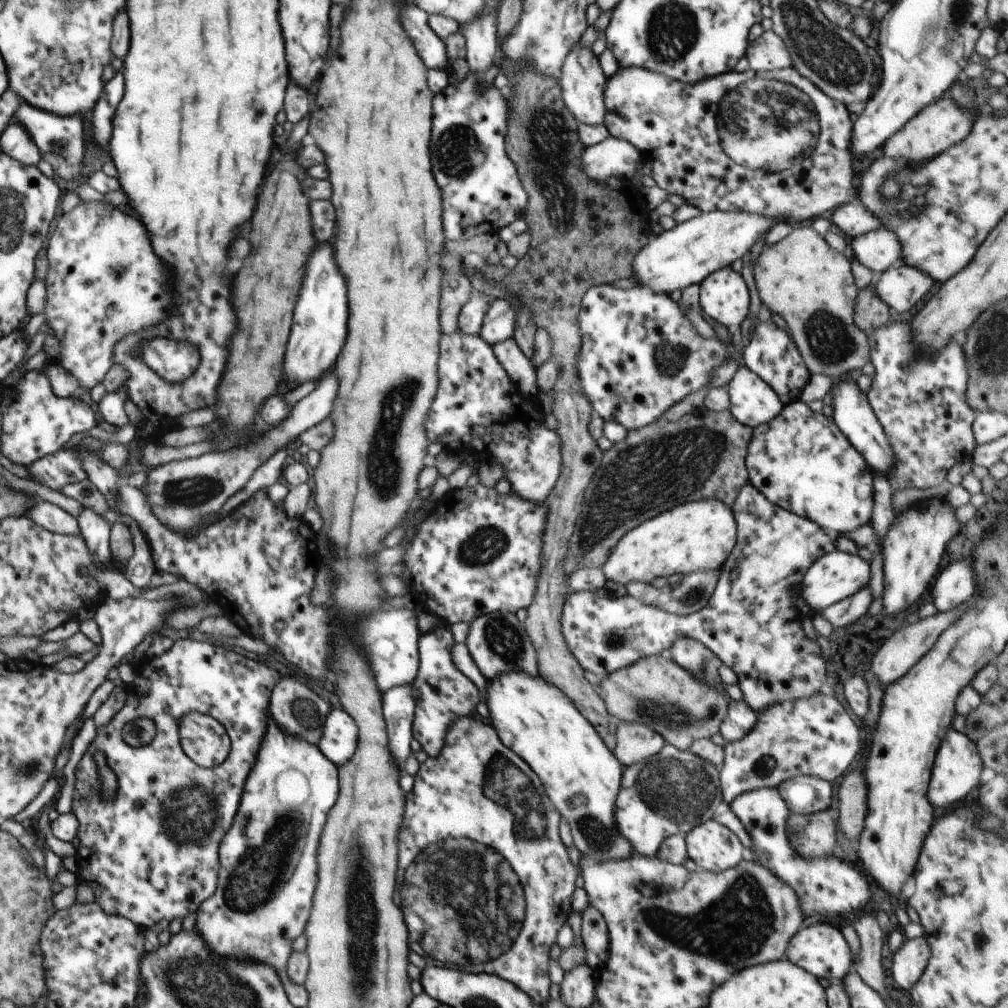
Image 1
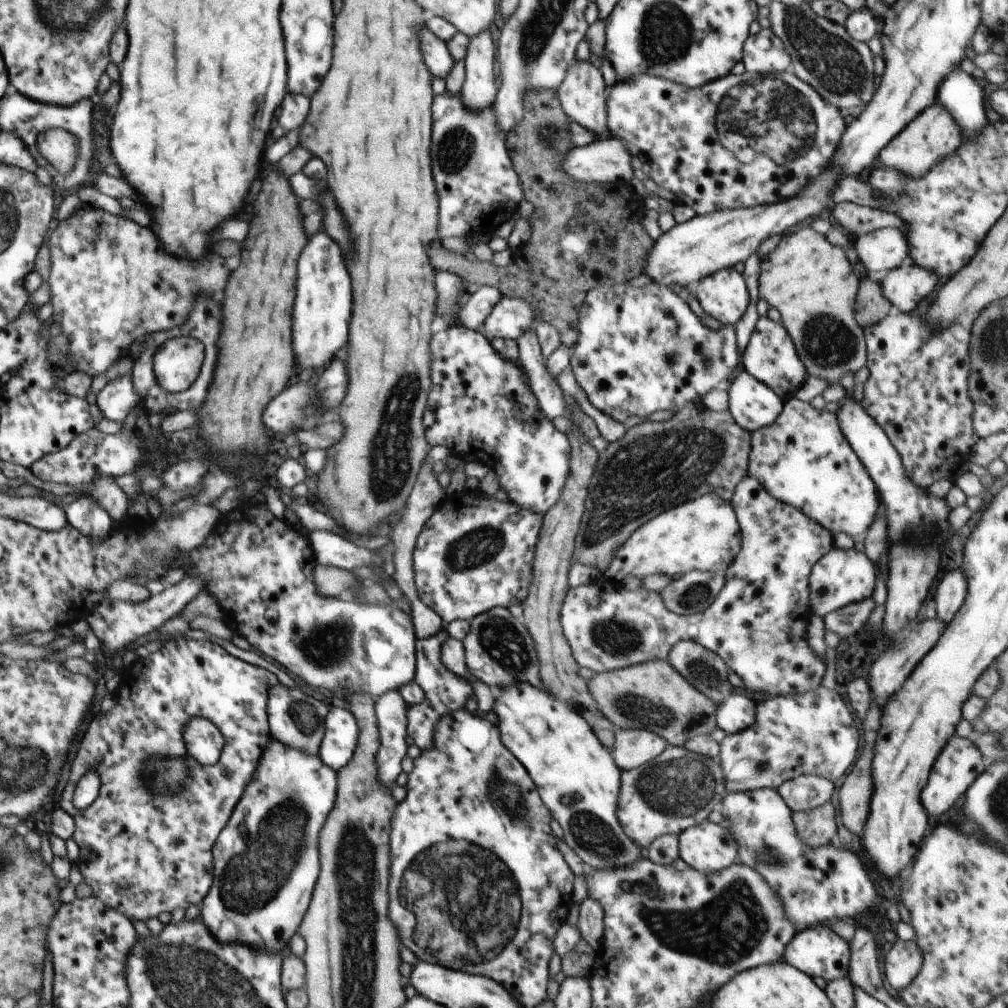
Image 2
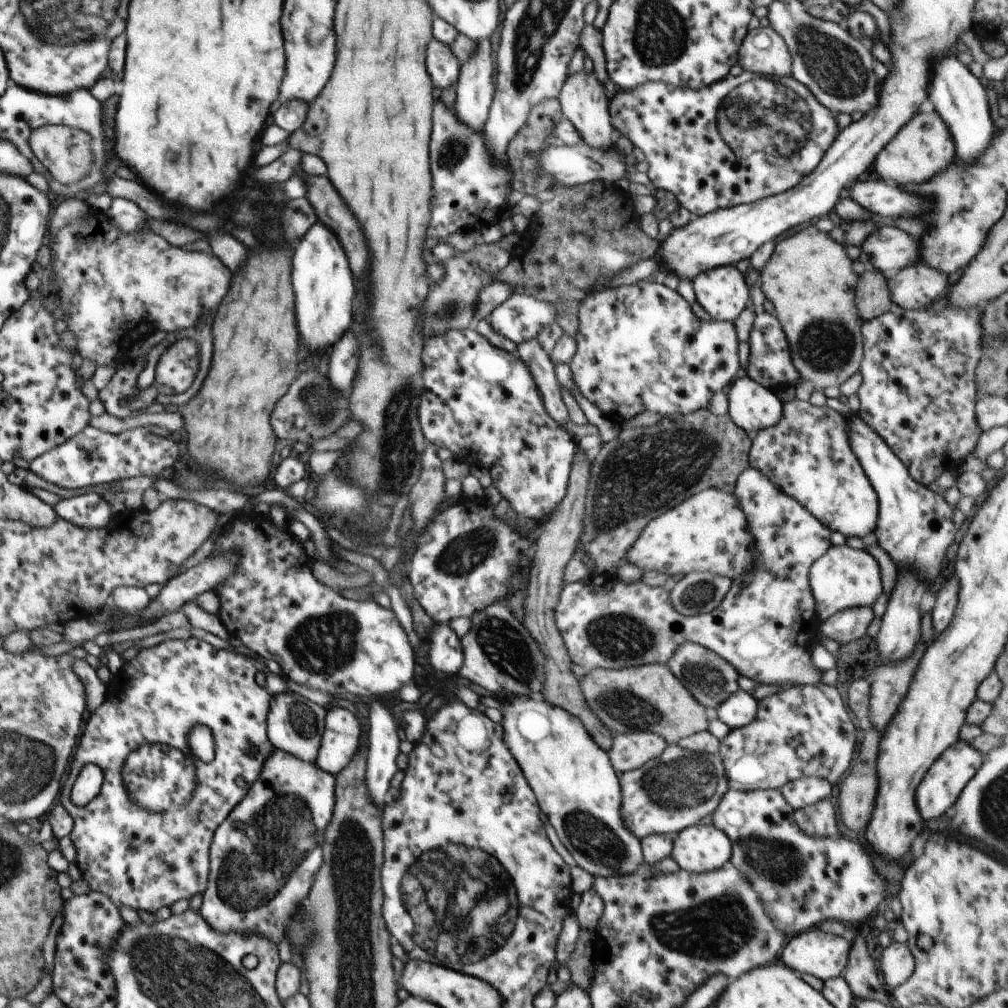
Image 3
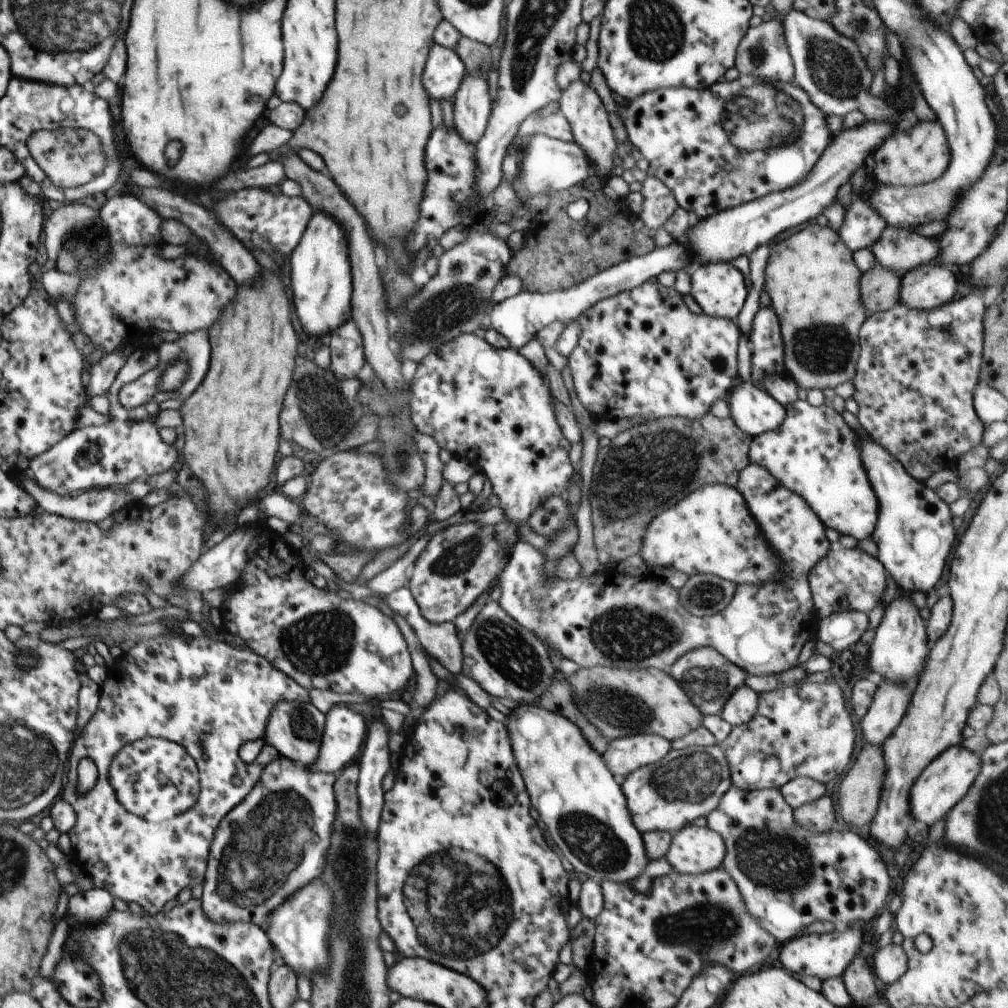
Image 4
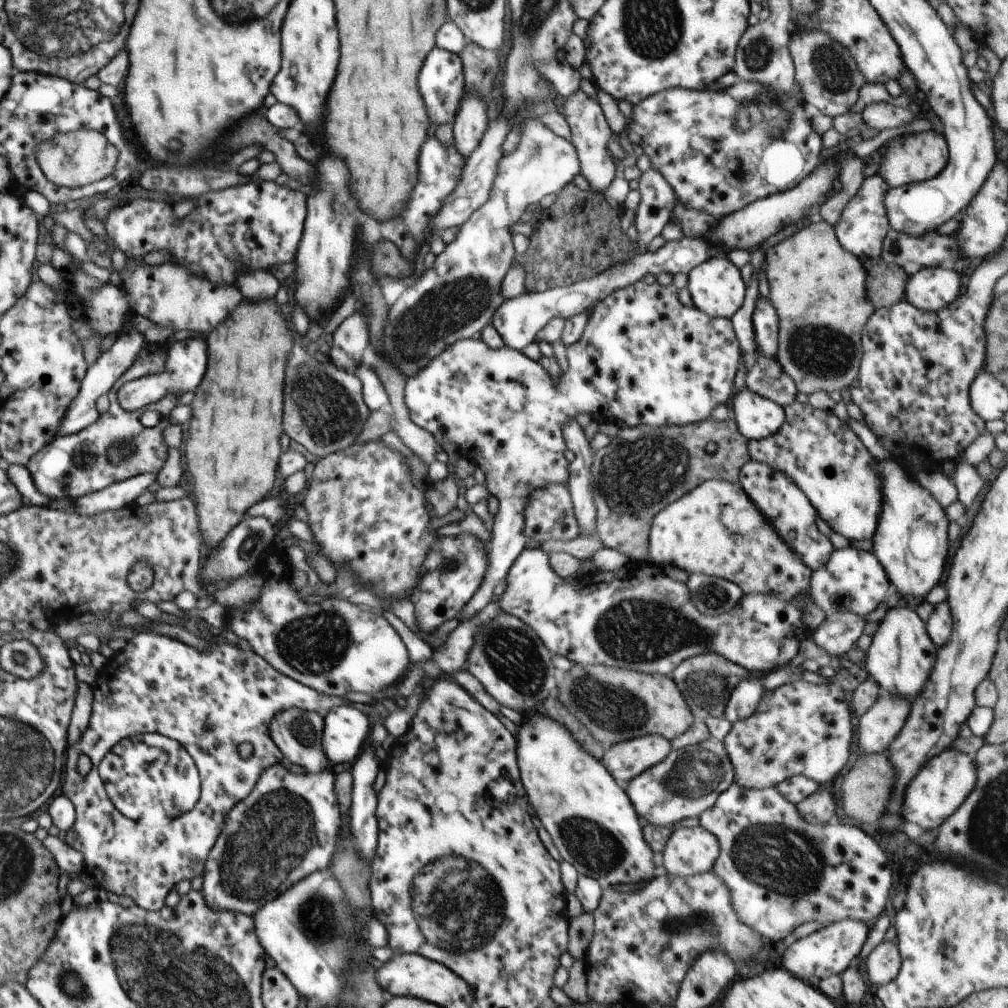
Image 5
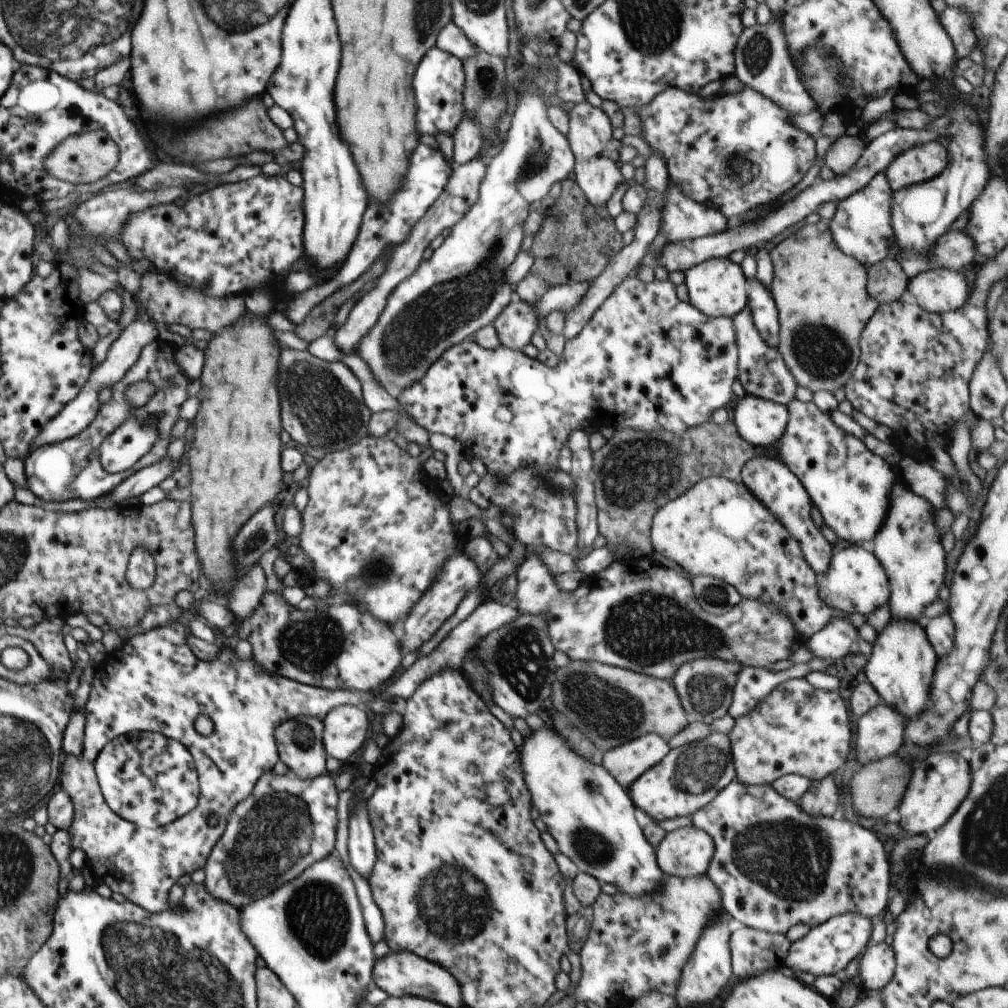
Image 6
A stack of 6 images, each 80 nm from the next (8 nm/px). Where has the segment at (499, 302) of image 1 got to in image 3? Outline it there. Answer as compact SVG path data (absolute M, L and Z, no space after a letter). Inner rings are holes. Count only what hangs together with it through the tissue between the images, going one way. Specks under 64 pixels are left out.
M512 293L489 314L487 321L494 331L518 346L536 337L545 324L554 323L556 313L557 306L549 301Z

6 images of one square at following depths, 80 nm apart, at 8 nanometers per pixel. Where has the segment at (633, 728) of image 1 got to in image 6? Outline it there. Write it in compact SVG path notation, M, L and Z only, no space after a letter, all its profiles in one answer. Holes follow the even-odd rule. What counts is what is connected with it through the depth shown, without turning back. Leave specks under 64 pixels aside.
M645 734L606 751L602 765L625 789L628 789L638 777L658 764L670 749L667 740L659 734Z

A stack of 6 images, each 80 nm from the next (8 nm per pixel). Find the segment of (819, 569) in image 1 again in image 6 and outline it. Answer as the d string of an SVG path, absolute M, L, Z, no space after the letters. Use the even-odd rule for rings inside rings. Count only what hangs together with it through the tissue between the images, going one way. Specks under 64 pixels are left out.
M844 544L836 548L827 571L822 576L819 597L831 609L844 614L863 614L865 617L891 600L891 586L882 563L873 552L858 545Z

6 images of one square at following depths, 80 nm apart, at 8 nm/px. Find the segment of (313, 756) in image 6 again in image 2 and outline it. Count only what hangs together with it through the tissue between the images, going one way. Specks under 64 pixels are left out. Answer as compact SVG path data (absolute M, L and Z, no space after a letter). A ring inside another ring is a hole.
M278 683L269 690L268 720L270 736L283 745L307 752L319 754L319 746L324 736L325 718L329 707L322 701L305 694L298 687L291 688Z

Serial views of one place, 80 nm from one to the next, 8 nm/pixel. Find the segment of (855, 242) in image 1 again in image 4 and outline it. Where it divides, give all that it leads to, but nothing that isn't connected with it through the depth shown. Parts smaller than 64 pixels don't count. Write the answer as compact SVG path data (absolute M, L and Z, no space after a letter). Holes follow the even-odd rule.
M888 225L869 250L880 266L905 274L917 266L936 262L939 246L936 239Z

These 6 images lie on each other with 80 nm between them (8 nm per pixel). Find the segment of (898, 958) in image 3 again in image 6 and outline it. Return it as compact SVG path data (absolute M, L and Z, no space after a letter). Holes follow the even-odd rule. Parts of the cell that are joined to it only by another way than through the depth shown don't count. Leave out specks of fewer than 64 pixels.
M870 942L861 956L857 981L864 989L880 990L894 976L897 965L893 946Z

